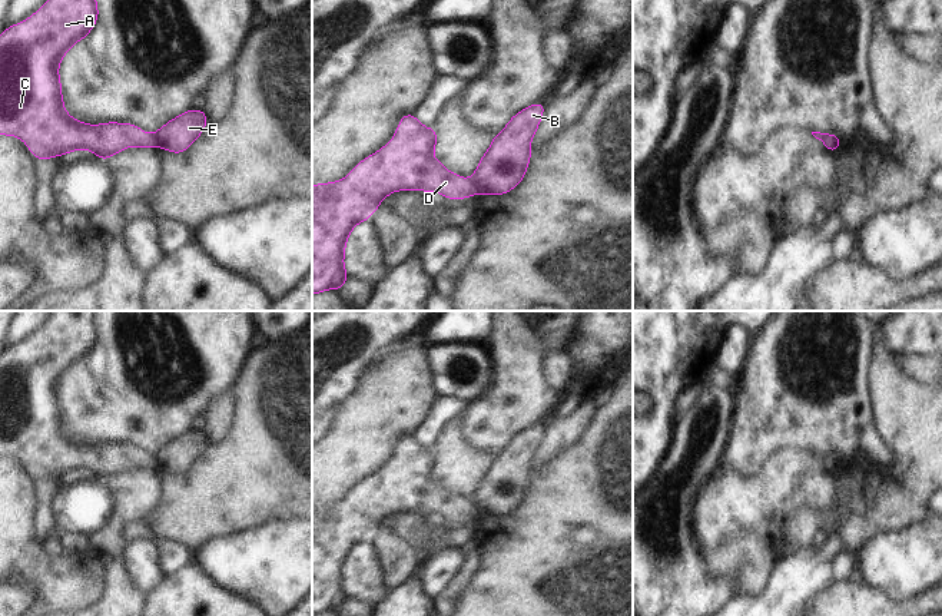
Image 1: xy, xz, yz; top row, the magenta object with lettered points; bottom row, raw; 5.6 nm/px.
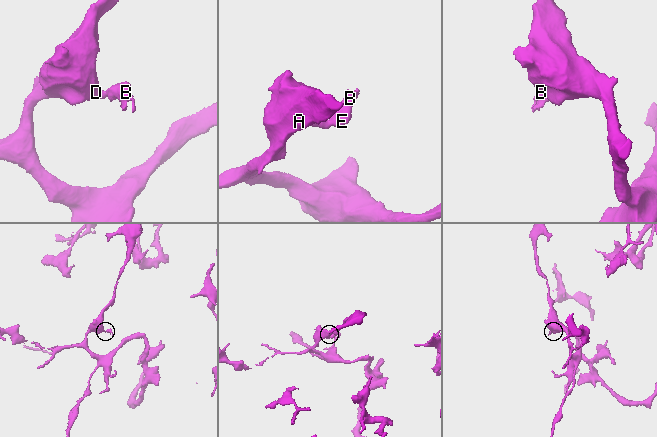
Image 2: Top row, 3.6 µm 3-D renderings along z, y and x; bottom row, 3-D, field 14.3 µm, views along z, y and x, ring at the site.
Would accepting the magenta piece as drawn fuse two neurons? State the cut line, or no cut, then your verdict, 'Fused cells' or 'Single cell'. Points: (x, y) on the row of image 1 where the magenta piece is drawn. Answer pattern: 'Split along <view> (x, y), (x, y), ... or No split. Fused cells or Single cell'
Split along xz (471, 179), (478, 192). Fused cells.

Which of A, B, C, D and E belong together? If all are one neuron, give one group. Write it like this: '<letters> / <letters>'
A C D / B E

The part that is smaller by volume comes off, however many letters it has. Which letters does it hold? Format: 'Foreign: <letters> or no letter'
Foreign: B, E

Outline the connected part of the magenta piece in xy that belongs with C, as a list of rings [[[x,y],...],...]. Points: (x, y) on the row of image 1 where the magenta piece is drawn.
[[[47,0],[26,20],[0,34],[0,135],[21,139],[40,162],[73,150],[92,150],[99,159],[132,148],[159,148],[152,133],[133,123],[83,123],[64,109],[59,67],[70,47],[83,40],[99,19],[96,0]]]

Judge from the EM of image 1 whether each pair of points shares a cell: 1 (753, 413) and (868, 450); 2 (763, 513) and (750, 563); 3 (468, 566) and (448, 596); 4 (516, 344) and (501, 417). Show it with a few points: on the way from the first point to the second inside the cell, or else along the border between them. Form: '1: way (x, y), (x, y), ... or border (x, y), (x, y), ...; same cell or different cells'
1: border (872, 423), (862, 431), (858, 444); different cells
2: border (725, 539), (756, 530), (775, 559); different cells
3: way (465, 573), (453, 589); same cell
4: way (516, 363), (516, 398); same cell

